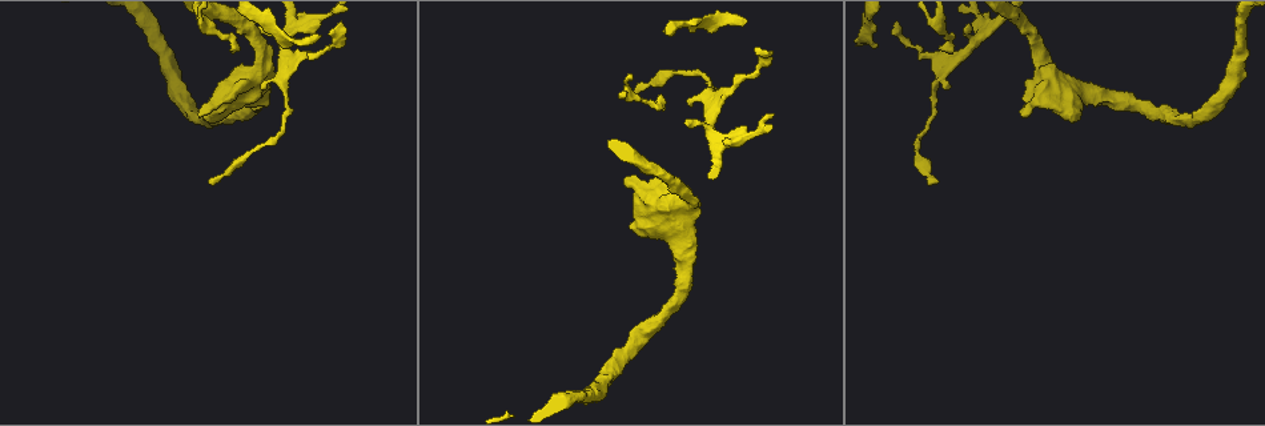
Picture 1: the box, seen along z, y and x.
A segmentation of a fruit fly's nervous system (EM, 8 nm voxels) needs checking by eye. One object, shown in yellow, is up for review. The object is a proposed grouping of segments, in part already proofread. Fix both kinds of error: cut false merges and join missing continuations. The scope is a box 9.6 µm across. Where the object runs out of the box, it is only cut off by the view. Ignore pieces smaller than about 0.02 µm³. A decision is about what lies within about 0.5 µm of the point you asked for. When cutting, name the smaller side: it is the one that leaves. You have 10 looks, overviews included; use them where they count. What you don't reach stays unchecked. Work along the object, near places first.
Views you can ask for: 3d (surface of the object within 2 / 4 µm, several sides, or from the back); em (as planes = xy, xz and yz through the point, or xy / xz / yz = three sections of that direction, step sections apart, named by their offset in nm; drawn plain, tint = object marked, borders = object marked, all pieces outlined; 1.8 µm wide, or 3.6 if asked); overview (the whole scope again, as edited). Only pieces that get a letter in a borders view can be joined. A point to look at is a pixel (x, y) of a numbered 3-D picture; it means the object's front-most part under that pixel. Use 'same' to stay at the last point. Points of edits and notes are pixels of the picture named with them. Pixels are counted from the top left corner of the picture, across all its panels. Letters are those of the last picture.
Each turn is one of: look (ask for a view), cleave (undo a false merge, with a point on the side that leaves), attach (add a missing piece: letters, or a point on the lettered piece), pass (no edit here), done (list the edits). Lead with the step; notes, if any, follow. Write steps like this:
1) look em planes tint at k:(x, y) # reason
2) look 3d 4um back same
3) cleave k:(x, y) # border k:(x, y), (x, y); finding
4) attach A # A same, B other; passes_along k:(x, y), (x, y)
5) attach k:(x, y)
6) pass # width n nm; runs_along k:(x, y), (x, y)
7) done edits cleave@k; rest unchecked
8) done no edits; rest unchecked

look 3d 2um back at 1:(951, 87) # branch stops here

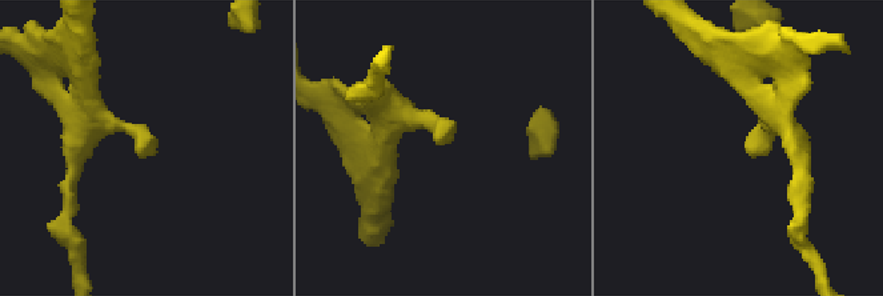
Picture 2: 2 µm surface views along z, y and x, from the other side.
look em yz step 4 tint at 2:(441, 140) # shape alone is not enough

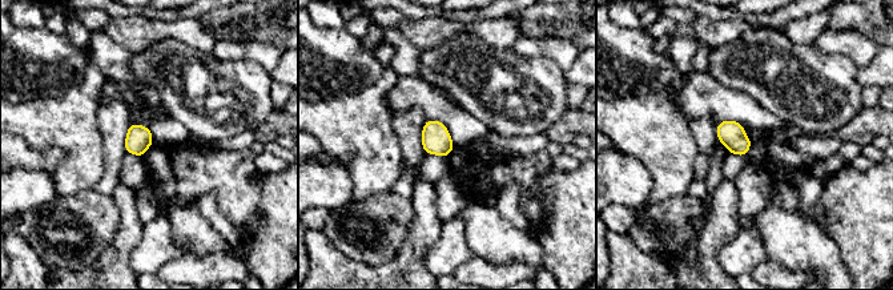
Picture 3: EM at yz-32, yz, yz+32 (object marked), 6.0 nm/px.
look em planes borders same

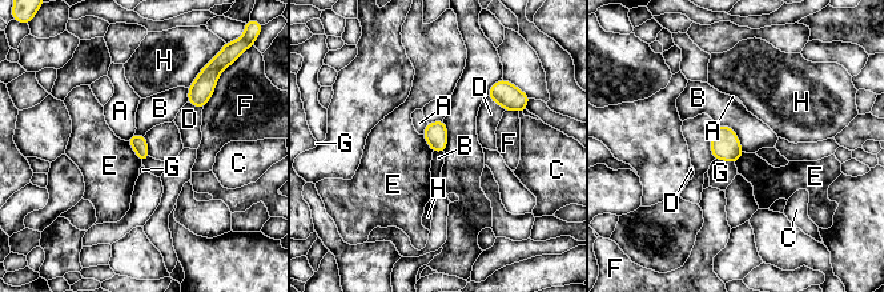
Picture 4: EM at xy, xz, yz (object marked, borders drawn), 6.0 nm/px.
pass # longest_contact B 240 nm; A other, B other, C other, D other, E other, F other, G other, H other; none of them fits

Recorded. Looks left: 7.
look em xy step 16 tint at 1:(624, 178) # branch stops here

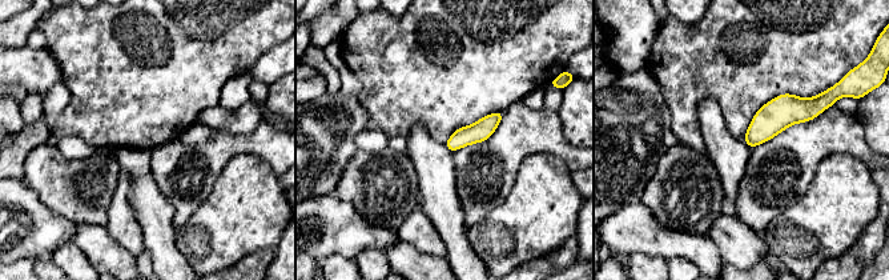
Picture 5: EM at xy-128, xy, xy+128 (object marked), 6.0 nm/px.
look em planes borders same

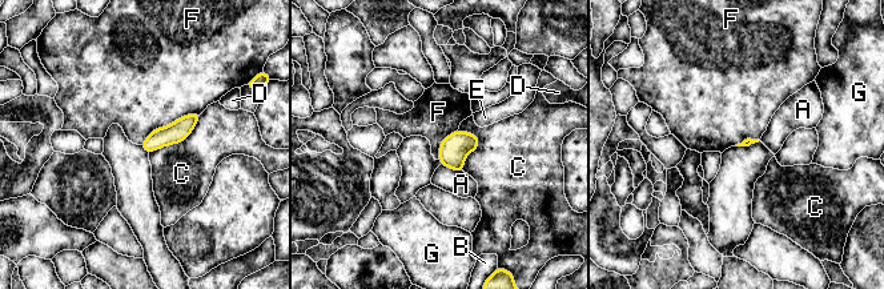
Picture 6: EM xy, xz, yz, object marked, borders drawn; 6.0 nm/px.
pass # A other, B other, C other, D other, E other, F other, G other; border 6:(200, 112), (157, 127), (140, 144); no lettered piece goes on from it

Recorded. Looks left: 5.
look em yz step 4 tint at 1:(284, 47) # branch stops here

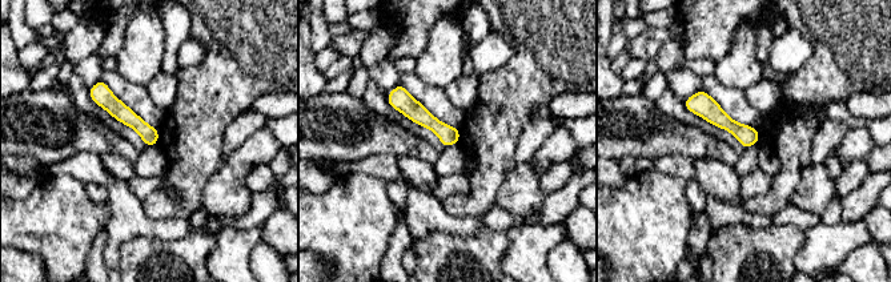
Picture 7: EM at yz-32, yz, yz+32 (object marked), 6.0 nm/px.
look em yz step 4 borders same # what lies round it

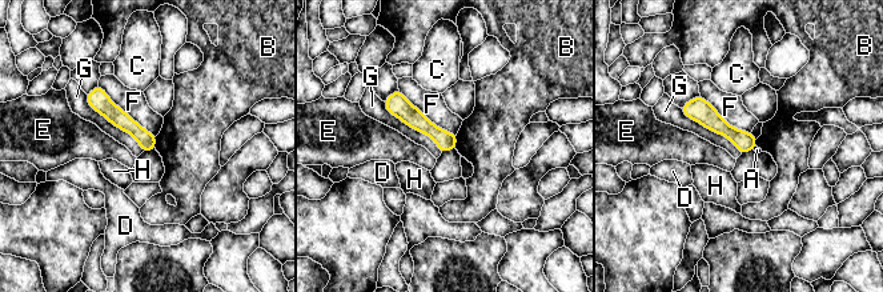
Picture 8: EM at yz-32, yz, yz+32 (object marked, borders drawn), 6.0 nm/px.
pass # width 100 nm; A other, B other, C other, D other, E other, F other, G other, H other; border 8:(85, 95), (143, 151); none of them fits

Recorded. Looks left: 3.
look em planes borders at 1:(938, 182) # thin end

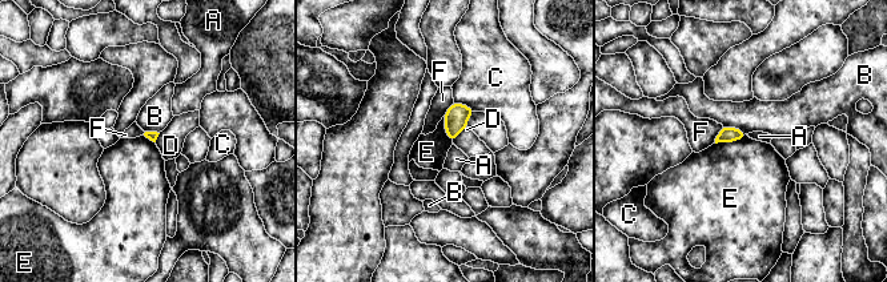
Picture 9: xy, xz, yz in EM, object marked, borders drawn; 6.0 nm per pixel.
pass # longest_contact E 200 nm; A other, B other, C other, D other, E other, F other; border 9:(746, 135), (738, 140), (715, 144); no lettered piece goes on from it

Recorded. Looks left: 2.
done no edits; rest unchecked

